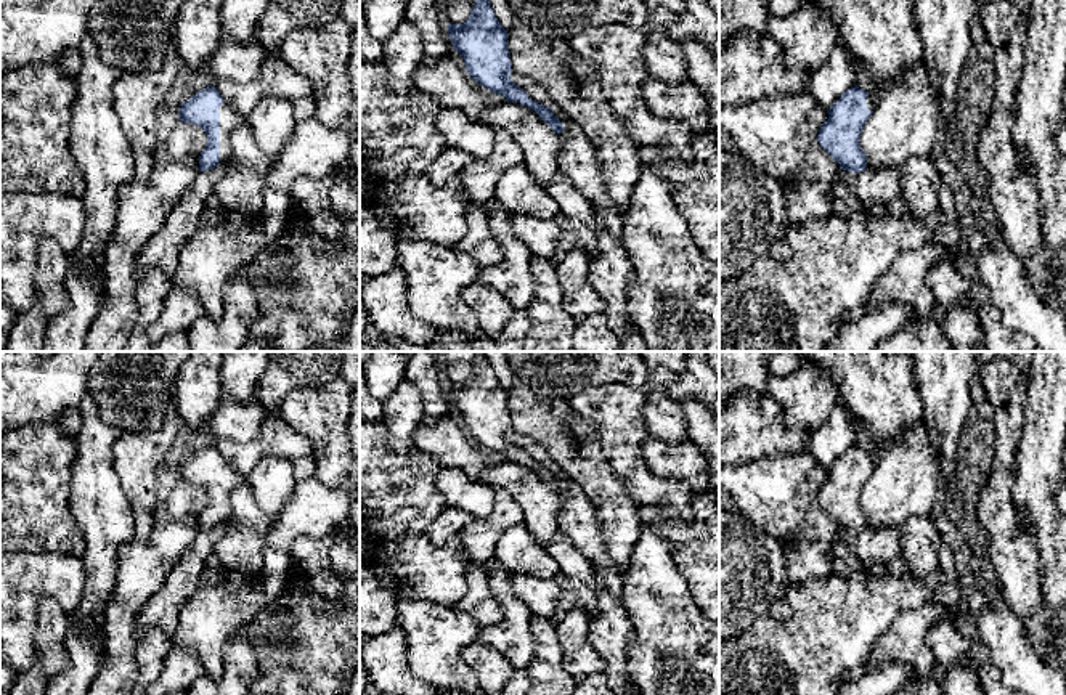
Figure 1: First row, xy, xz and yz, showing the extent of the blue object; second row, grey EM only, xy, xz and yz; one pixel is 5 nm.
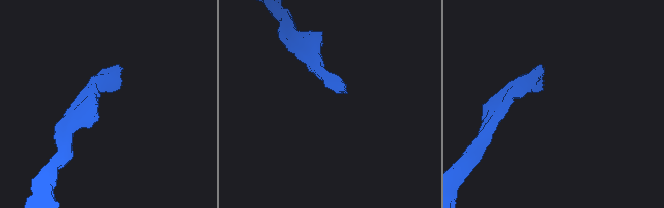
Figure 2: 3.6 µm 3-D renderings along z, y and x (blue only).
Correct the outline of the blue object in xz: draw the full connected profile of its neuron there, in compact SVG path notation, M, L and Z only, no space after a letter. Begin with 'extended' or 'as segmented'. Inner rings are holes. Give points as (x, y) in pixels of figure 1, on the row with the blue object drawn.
as segmented; M477 0L470 18L464 24L448 24L448 35L454 50L462 56L467 74L507 103L520 103L533 109L557 135L564 132L562 122L551 108L528 98L523 88L512 80L509 34L498 21L490 0Z

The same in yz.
extended; M854 85L828 109L828 119L822 124L817 141L840 164L841 170L852 173L867 170L861 133L873 114L875 104L865 90Z

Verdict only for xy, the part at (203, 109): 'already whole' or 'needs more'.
needs more

